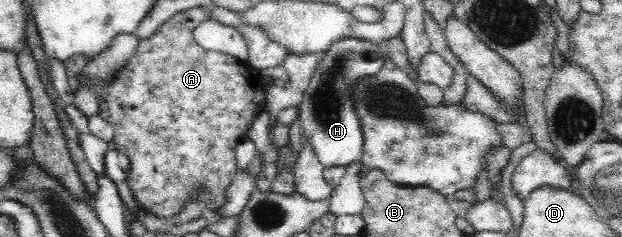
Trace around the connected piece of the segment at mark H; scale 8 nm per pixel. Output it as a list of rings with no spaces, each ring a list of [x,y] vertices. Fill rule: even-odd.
[[[342,38],[320,55],[312,80],[299,104],[299,118],[303,143],[310,144],[315,159],[325,170],[330,167],[348,168],[350,164],[361,161],[364,138],[350,92],[360,77],[375,75],[382,68],[385,61],[382,51],[381,46],[365,40]]]

